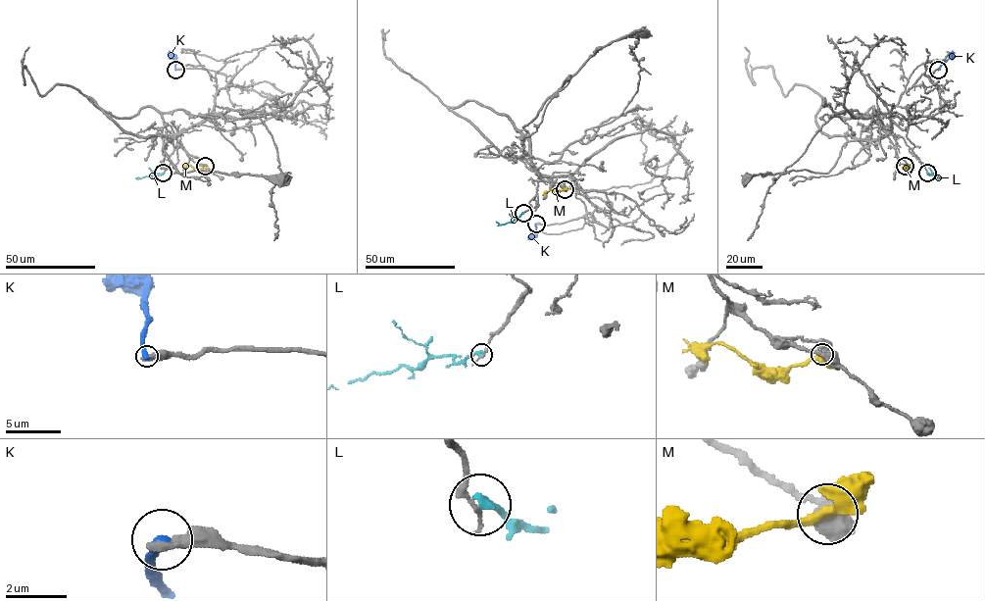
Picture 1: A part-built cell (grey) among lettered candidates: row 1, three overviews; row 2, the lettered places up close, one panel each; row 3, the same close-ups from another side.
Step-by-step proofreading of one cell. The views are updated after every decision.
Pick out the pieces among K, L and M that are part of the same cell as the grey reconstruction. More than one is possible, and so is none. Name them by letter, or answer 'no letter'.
no letter

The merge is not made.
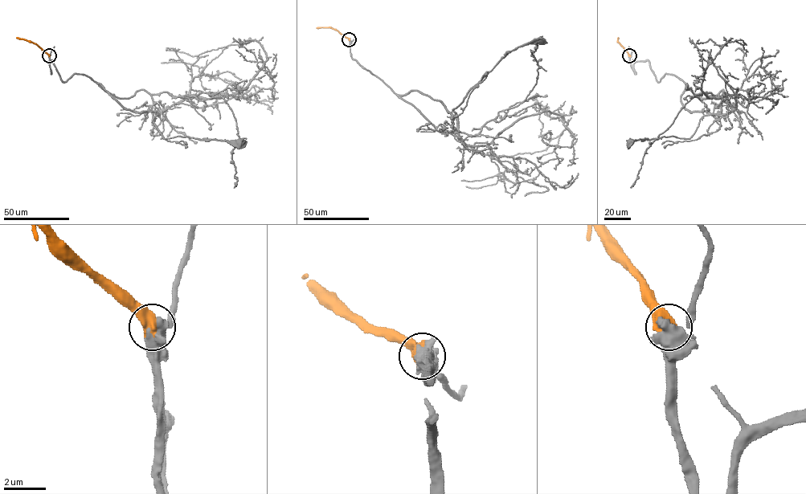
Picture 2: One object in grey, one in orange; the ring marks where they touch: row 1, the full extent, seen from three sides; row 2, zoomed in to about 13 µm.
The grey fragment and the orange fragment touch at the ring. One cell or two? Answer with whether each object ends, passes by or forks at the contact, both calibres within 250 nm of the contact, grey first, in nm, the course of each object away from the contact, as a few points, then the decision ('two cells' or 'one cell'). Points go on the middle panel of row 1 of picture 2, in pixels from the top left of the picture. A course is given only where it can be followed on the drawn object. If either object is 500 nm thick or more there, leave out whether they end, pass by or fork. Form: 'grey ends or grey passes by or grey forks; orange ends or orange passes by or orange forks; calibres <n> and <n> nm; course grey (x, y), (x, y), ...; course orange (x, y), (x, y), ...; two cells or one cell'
calibres 440 and 800 nm; course grey (349, 39), (352, 58), (395, 93), (419, 91), (439, 100), (457, 119), (452, 109), (501, 59), (539, 40); course orange (349, 39), (332, 28), (317, 28); one cell

